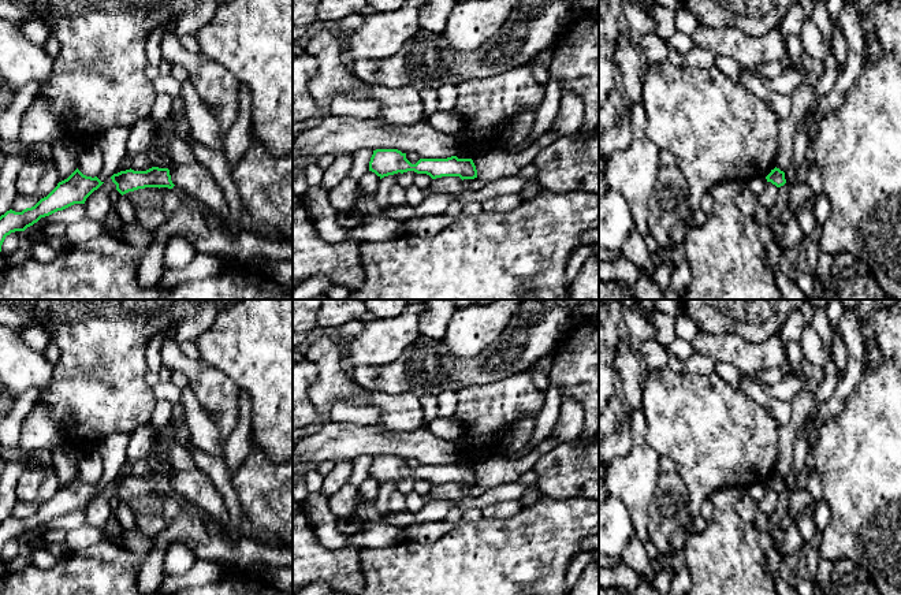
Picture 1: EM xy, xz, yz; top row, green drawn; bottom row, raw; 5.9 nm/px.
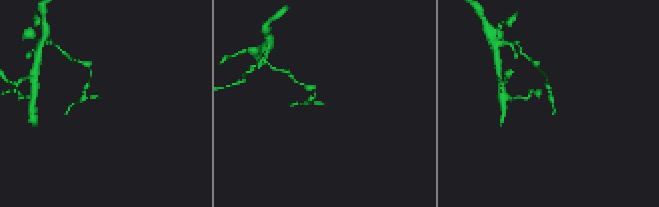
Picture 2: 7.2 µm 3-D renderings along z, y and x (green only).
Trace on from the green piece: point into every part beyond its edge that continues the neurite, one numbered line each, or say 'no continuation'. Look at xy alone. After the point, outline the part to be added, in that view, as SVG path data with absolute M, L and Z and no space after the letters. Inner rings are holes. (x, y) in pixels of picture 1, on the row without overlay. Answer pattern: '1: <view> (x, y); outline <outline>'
no continuation

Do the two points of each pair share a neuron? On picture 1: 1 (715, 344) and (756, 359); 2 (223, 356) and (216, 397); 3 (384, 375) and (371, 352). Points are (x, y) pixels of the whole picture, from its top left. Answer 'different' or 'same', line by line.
1: same
2: different
3: different

